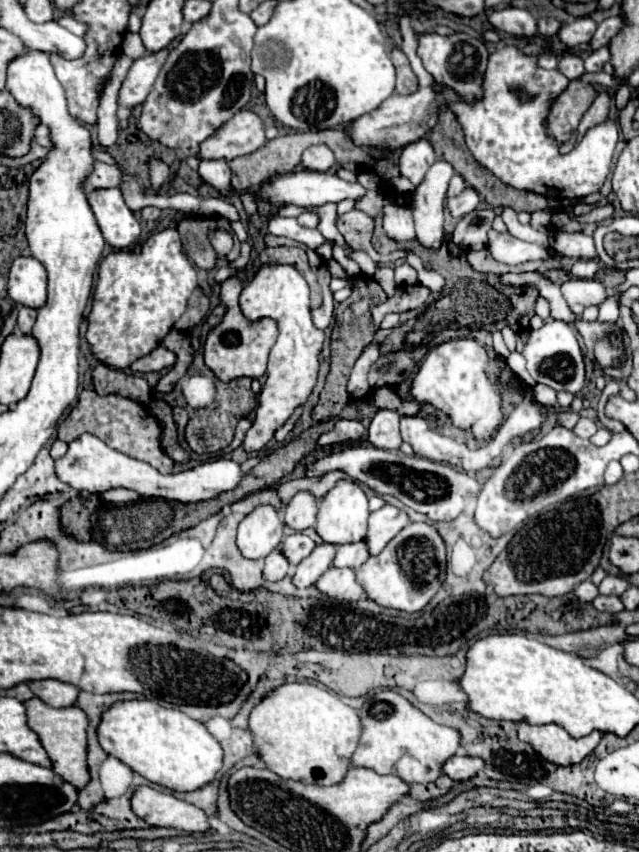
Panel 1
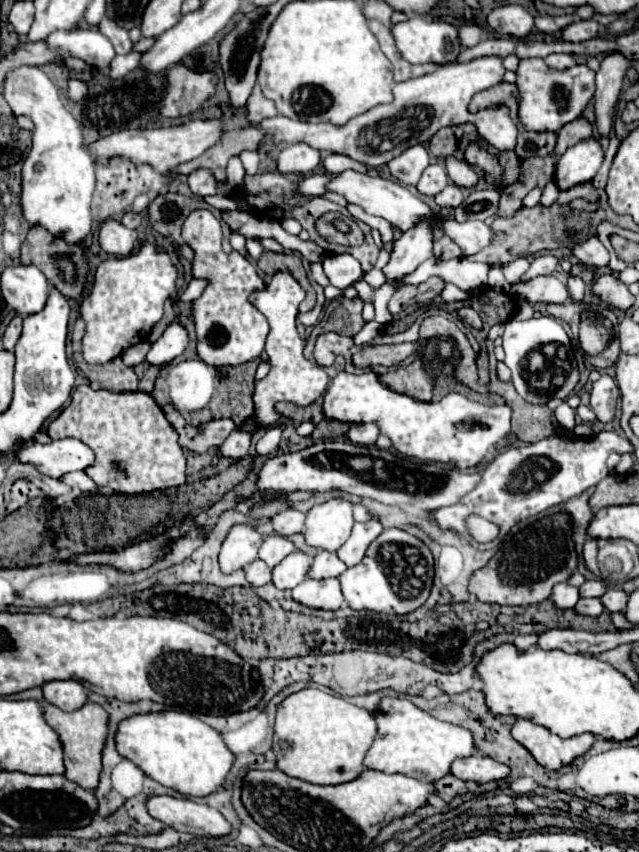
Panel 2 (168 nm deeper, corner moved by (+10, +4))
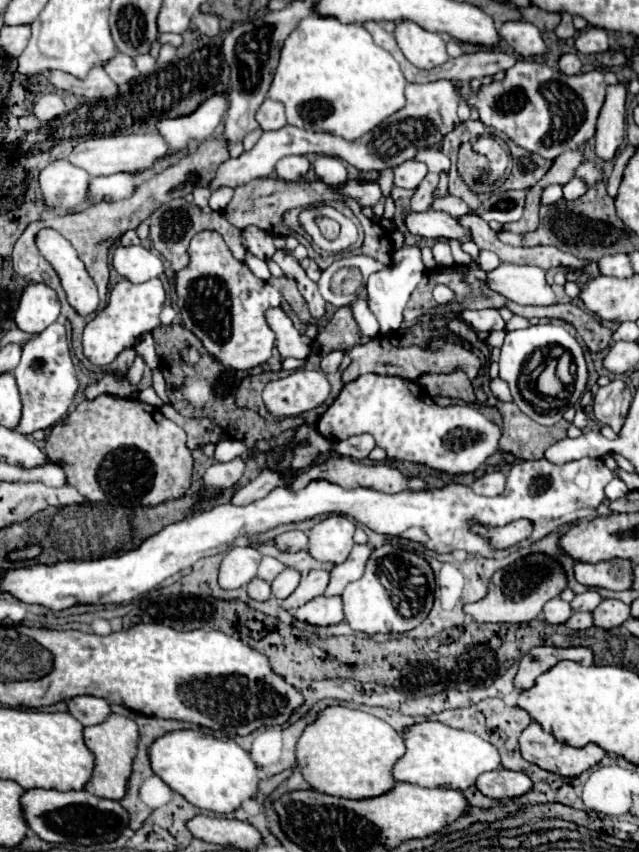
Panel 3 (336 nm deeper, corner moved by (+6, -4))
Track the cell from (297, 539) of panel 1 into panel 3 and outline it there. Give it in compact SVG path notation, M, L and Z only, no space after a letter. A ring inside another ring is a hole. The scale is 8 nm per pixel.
M262 557L260 567L258 567L258 577L264 579L264 581L268 581L268 583L272 583L272 579L274 579L278 573L282 573L284 569L286 569L286 567L284 567L278 559L274 559L274 557Z

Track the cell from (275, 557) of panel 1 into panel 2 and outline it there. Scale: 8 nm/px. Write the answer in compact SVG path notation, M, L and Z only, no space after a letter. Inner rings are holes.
M256 559L246 567L246 579L252 587L262 587L272 581L272 569L268 565L264 565L264 561Z

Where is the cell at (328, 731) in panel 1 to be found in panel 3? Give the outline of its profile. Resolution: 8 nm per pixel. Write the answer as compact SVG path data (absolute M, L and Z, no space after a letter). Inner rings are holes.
M340 705L328 707L324 713L318 715L318 719L312 725L304 729L296 749L298 769L302 771L304 779L320 793L344 797L344 799L370 799L388 793L396 785L396 779L392 777L392 767L404 753L406 753L404 739L394 727L390 727L386 721L370 713L340 707Z

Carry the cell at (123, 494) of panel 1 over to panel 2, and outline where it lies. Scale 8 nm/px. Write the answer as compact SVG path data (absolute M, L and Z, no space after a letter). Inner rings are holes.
M68 473L68 477L62 477L62 481L70 487L78 487L84 493L90 493L90 491L98 489L98 485L86 473Z

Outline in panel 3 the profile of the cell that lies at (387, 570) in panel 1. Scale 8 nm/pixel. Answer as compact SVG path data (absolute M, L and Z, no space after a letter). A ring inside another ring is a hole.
M382 545L372 551L364 575L346 585L342 593L344 621L358 633L404 633L420 625L434 601L434 573L430 565L404 549Z

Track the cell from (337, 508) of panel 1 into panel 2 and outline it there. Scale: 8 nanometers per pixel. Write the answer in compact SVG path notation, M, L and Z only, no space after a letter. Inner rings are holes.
M334 497L322 505L314 505L306 513L304 537L312 547L338 551L350 537L352 525L352 503L344 497Z

